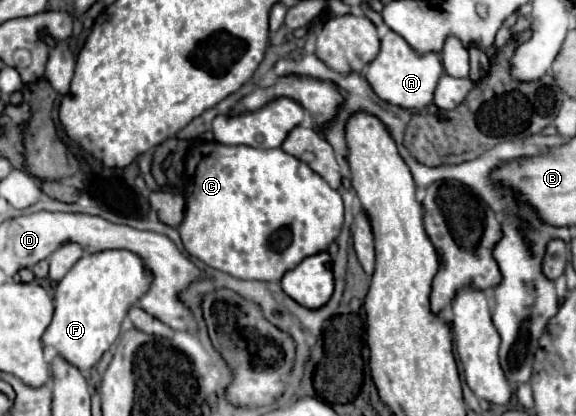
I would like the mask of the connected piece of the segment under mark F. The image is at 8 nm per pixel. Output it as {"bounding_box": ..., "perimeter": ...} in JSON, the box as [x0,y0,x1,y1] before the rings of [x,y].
{"bounding_box":[43,251,153,371],"perimeter":[[[101,251],[83,255],[83,259],[73,265],[73,269],[59,281],[55,289],[55,315],[43,335],[43,343],[53,345],[61,357],[65,357],[69,363],[75,363],[75,367],[79,367],[81,371],[91,369],[93,365],[97,365],[101,355],[109,351],[109,347],[115,343],[121,333],[121,323],[125,315],[129,313],[131,305],[147,293],[151,283],[153,273],[145,267],[143,259],[131,251]]]}

